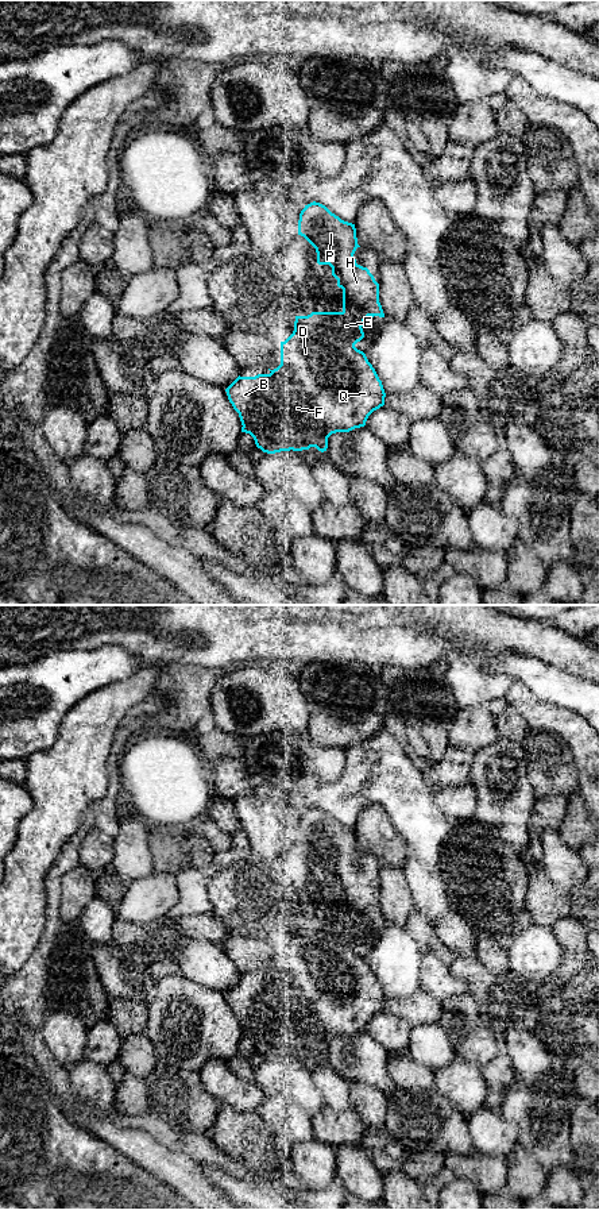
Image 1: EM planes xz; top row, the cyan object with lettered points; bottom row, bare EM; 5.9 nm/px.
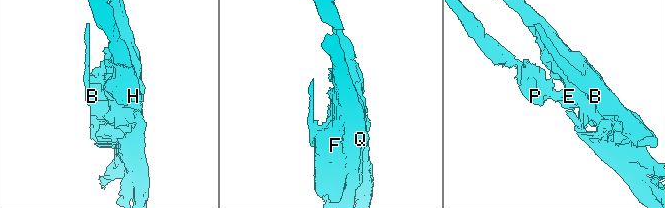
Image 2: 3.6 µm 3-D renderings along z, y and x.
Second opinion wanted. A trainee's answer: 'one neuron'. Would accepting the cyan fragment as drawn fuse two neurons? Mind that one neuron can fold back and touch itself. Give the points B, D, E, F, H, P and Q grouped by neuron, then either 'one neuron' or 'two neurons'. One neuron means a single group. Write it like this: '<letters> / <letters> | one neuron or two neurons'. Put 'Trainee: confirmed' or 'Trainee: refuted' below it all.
B D E F Q / H P | two neurons
Trainee: refuted

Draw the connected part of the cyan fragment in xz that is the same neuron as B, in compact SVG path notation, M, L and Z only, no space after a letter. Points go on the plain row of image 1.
M358 914L352 920L343 917L312 917L295 921L294 936L281 947L281 970L270 979L237 982L227 994L233 1014L239 1018L241 1037L250 1038L258 1053L267 1059L302 1056L316 1052L324 1057L328 1043L336 1037L349 1037L366 1030L368 1021L384 1010L384 994L366 959L355 952L364 943L363 928L368 920Z

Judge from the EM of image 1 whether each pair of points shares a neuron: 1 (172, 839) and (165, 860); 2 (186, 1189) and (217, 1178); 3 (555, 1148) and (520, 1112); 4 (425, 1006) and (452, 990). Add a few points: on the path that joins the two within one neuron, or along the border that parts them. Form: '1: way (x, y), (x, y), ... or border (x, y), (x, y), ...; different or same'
1: way (167, 844), (166, 855); same
2: border (197, 1163), (204, 1175), (227, 1195); different
3: way (543, 1145), (534, 1143), (528, 1124); same
4: border (420, 986), (439, 1001); different

